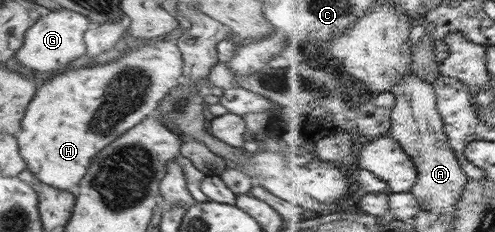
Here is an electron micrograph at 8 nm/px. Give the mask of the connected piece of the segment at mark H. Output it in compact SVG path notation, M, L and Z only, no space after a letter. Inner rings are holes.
M158 38L146 41L144 46L139 45L137 49L128 49L126 55L116 62L79 67L54 75L54 79L50 81L44 81L28 104L21 121L22 129L16 135L26 168L30 169L30 173L38 181L54 189L72 193L76 197L80 191L80 179L90 169L92 157L122 133L138 125L142 119L154 114L159 101L164 99L173 87L178 86L184 63L175 40Z

